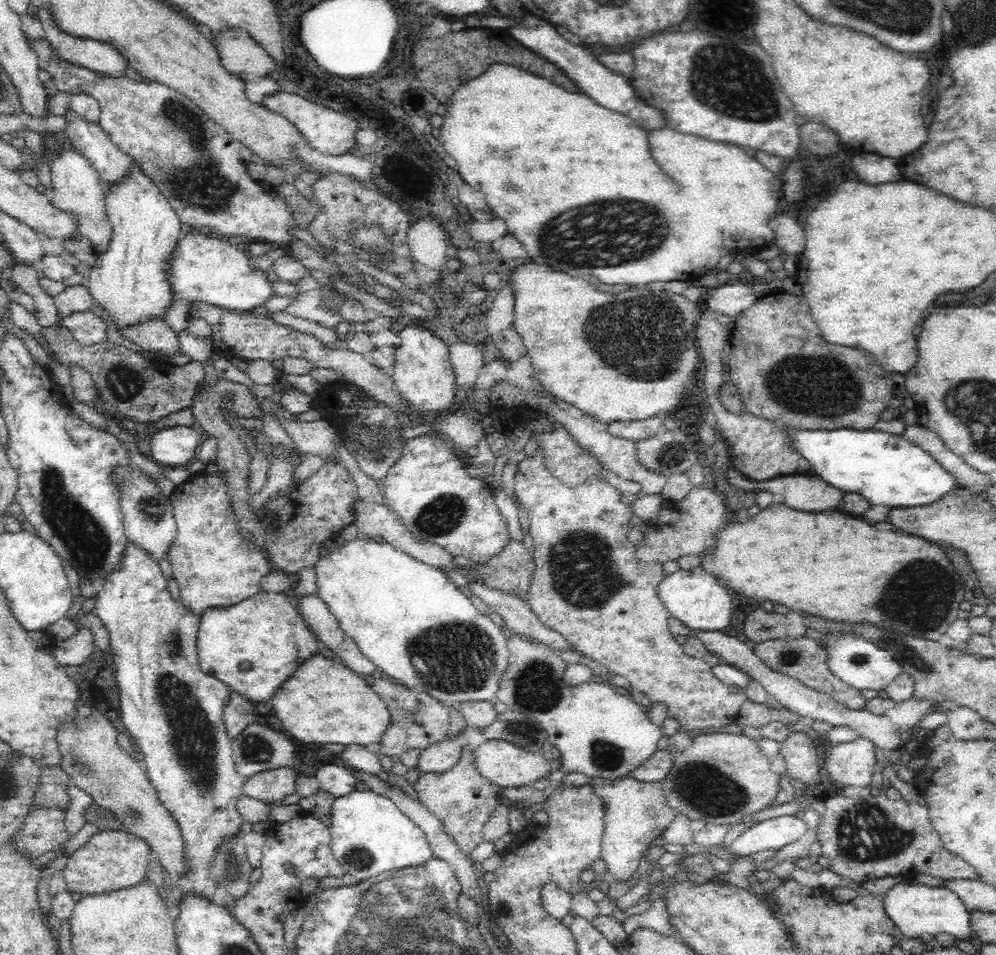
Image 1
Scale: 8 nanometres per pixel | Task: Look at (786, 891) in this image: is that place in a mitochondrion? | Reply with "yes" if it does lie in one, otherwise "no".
no

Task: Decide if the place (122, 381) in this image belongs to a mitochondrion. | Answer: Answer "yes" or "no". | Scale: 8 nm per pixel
yes

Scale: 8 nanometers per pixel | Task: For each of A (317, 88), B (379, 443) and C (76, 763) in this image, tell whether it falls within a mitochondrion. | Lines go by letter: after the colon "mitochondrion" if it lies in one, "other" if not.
A: other
B: mitochondrion
C: mitochondrion

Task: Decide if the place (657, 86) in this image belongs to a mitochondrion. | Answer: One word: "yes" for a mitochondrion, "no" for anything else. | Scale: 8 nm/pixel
no

